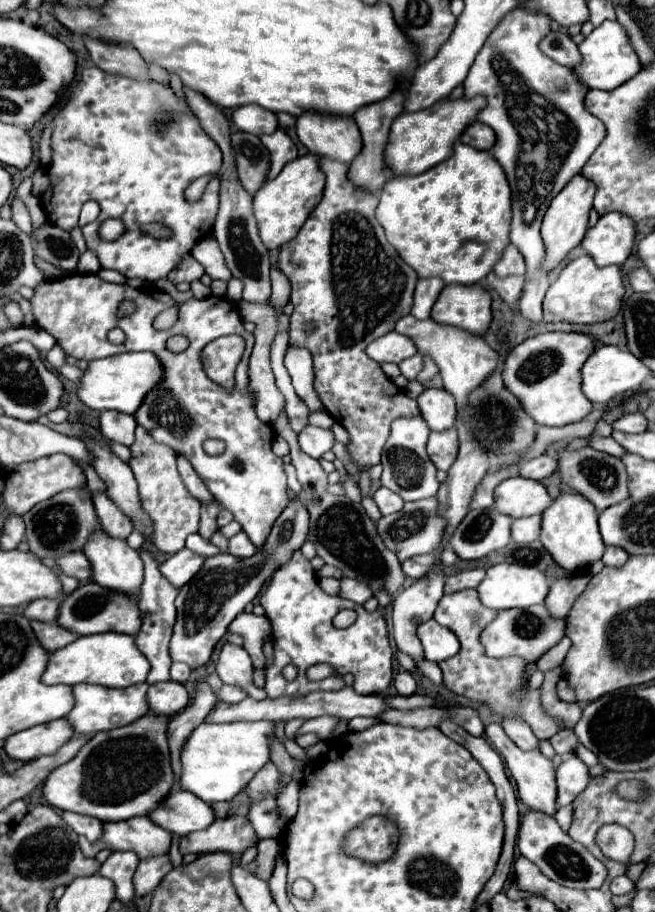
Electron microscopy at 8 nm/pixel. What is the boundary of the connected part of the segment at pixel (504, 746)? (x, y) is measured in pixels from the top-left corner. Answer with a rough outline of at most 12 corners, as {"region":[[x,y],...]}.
{"region":[[501,724],[485,728],[533,810],[555,814],[555,768],[539,750],[525,752]]}

